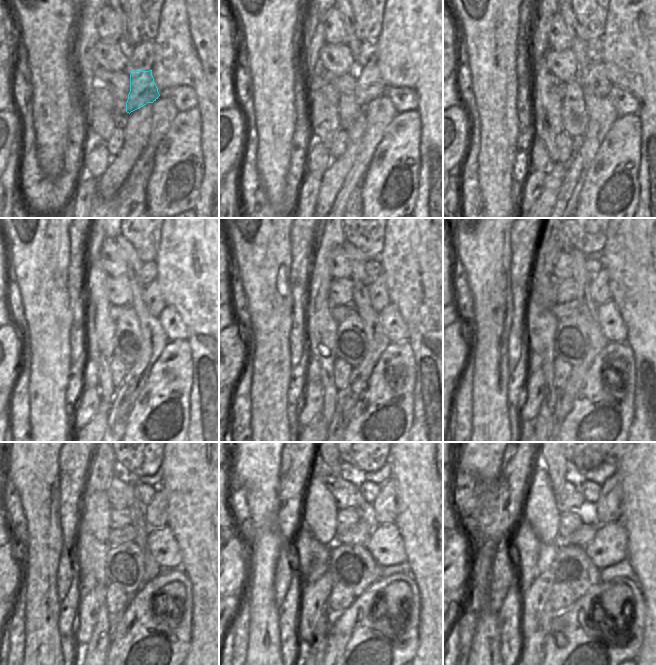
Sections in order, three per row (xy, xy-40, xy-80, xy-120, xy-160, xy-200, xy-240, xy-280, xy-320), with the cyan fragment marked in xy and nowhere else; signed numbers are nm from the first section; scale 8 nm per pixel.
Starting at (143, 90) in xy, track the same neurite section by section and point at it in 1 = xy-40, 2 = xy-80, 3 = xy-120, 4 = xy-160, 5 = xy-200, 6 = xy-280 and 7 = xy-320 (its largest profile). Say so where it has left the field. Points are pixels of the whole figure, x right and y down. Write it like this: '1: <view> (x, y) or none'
1: xy-40 (369, 83)
2: xy-80 (593, 80)
3: xy-120 (152, 295)
4: xy-160 (378, 293)
5: xy-200 (600, 289)
6: xy-280 (383, 510)
7: xy-320 (609, 504)

